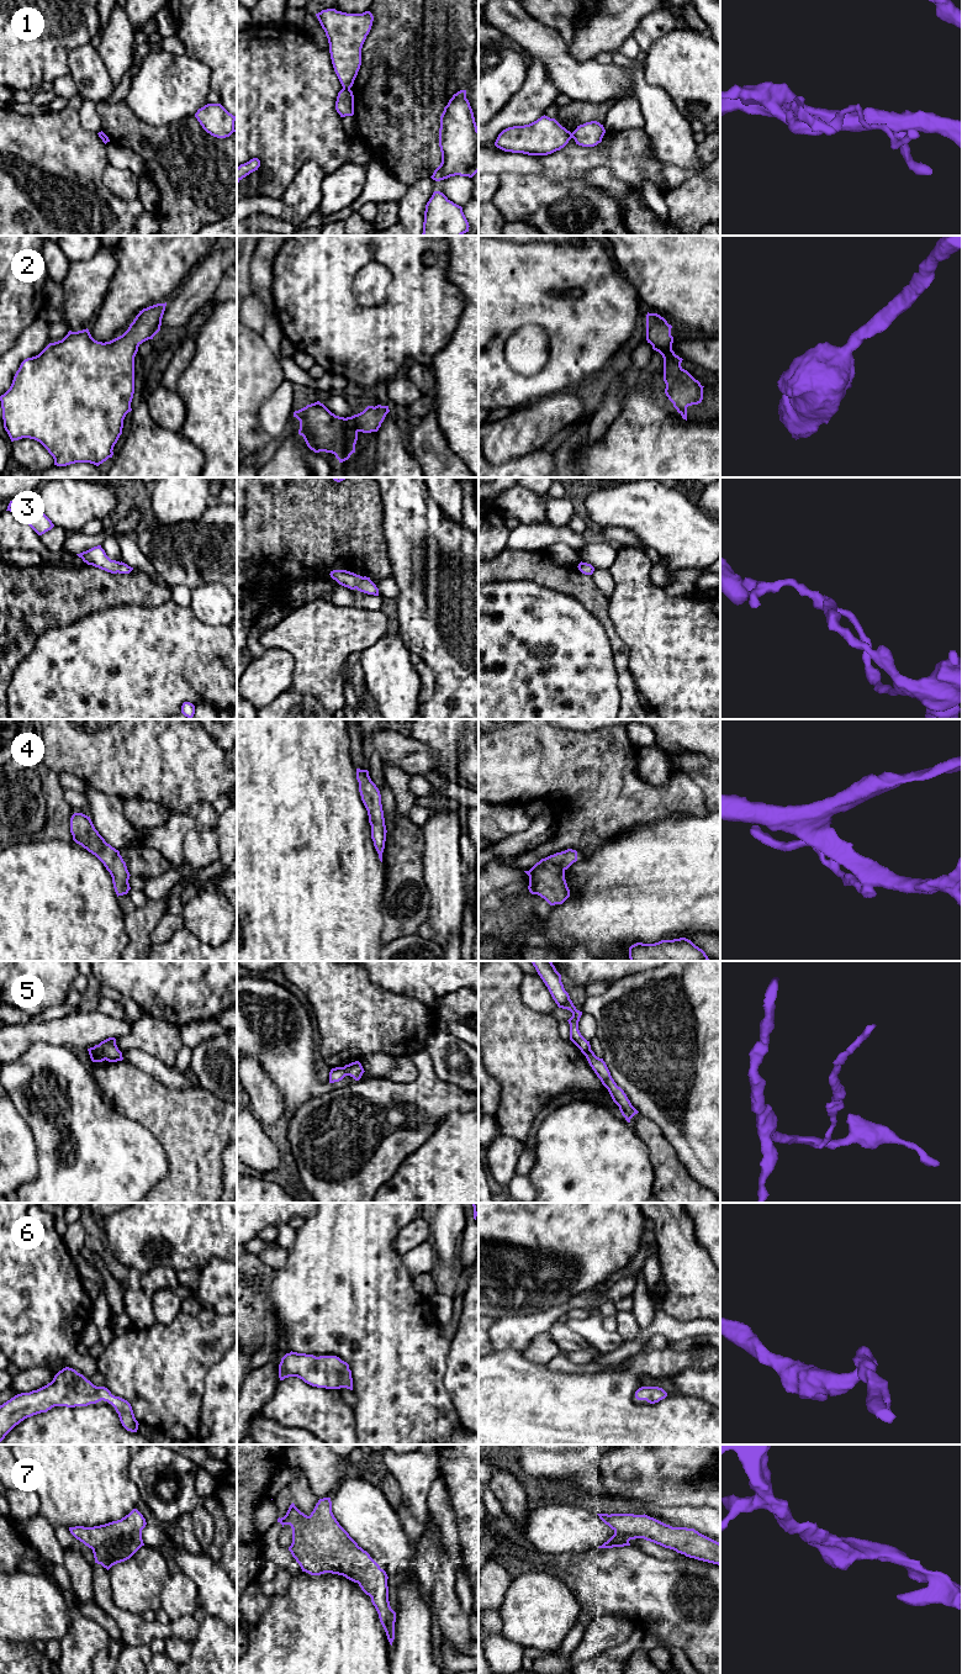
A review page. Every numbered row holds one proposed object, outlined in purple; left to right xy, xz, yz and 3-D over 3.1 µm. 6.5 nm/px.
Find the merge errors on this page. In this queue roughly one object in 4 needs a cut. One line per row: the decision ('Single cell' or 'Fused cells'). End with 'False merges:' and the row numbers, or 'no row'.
1: Fused cells
2: Single cell
3: Single cell
4: Single cell
5: Fused cells
6: Single cell
7: Single cell
False merges: 1, 5

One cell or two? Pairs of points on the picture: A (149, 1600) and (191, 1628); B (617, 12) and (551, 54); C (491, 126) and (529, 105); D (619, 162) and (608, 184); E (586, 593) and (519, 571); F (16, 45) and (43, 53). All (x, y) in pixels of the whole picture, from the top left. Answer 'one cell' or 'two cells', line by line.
A: two cells
B: two cells
C: one cell
D: two cells
E: one cell
F: one cell

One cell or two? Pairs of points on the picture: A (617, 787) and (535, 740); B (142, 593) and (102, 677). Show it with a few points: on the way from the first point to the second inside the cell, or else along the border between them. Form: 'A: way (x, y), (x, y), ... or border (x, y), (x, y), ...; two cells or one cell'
A: way (597, 787), (585, 777), (563, 767), (555, 760); one cell
B: border (165, 601), (157, 606), (114, 605), (109, 608); two cells

